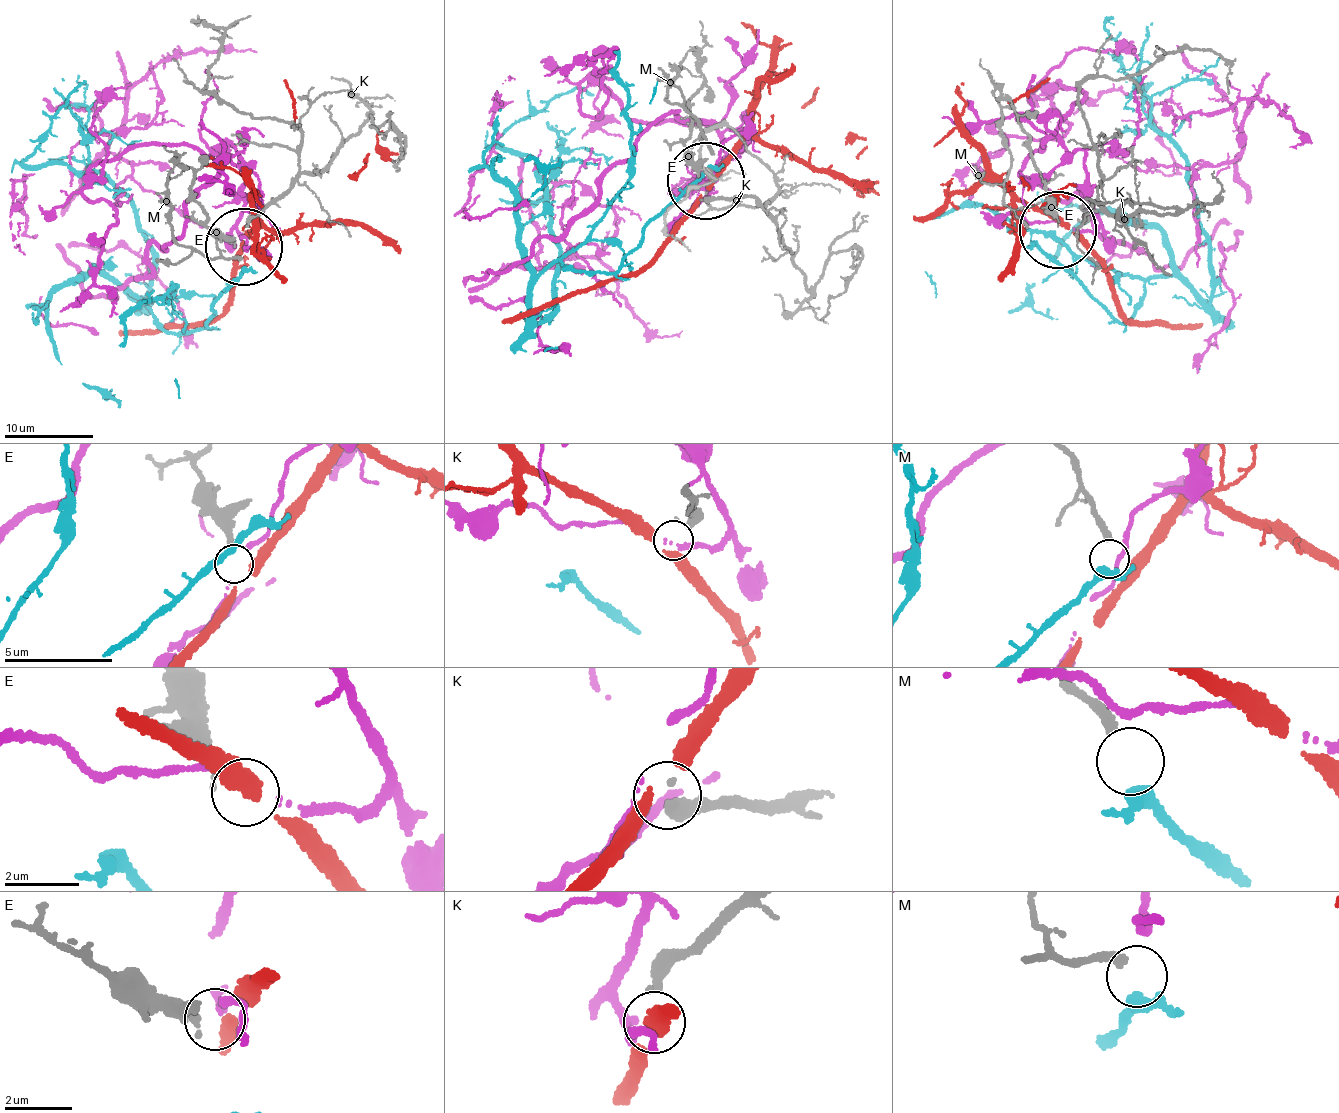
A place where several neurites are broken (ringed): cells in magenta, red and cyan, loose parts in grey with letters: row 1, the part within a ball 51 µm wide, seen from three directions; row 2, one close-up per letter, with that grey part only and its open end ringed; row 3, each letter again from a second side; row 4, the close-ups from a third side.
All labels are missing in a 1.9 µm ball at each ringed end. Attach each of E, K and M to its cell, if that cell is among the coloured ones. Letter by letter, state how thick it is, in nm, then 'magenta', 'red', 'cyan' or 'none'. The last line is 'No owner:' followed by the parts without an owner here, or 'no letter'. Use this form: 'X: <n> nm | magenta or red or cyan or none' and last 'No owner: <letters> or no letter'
E: 320 nm | none
K: 220 nm | red
M: 320 nm | cyan
No owner: E

